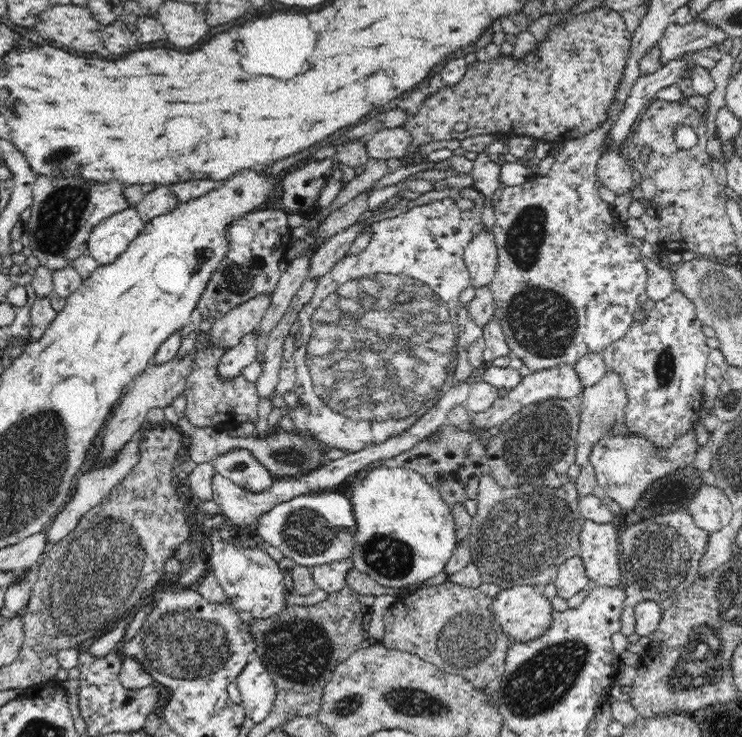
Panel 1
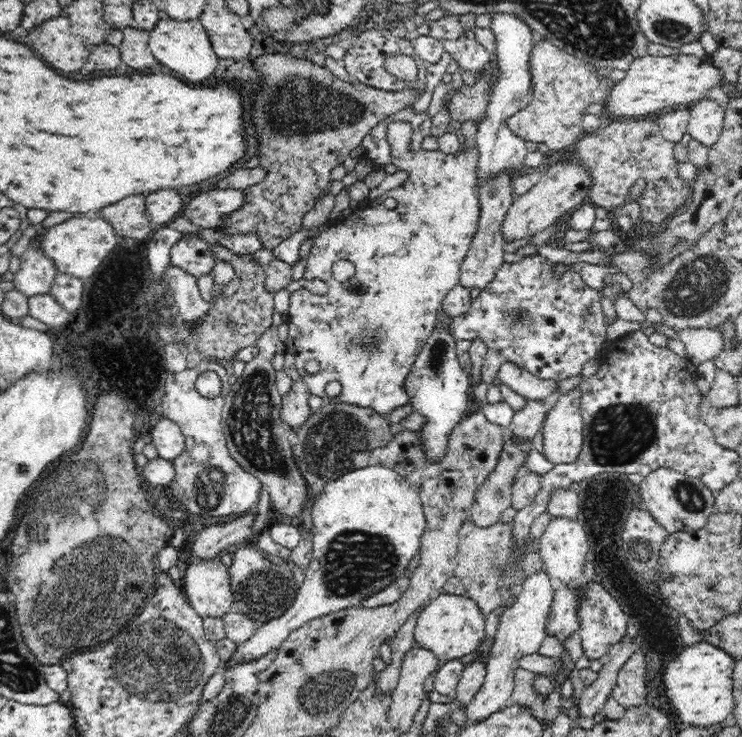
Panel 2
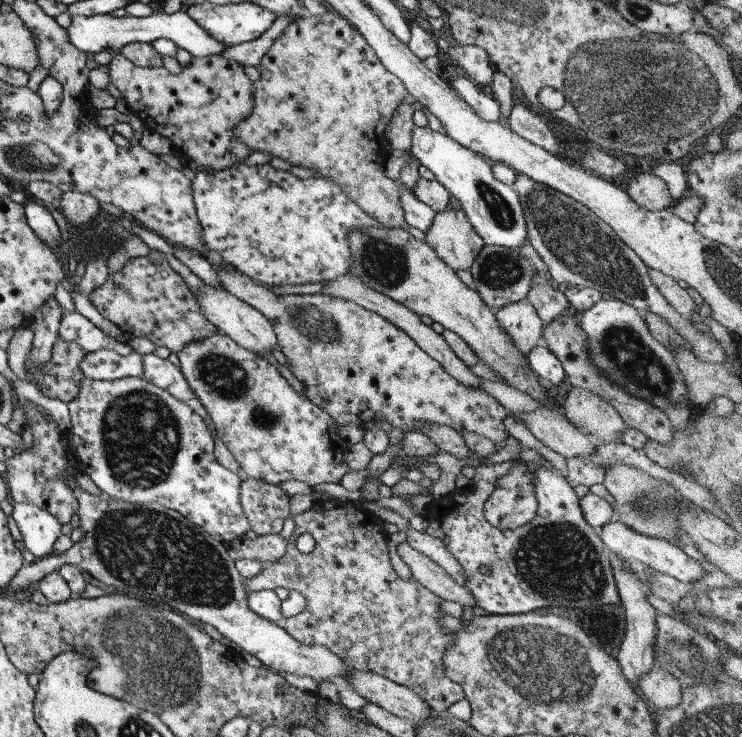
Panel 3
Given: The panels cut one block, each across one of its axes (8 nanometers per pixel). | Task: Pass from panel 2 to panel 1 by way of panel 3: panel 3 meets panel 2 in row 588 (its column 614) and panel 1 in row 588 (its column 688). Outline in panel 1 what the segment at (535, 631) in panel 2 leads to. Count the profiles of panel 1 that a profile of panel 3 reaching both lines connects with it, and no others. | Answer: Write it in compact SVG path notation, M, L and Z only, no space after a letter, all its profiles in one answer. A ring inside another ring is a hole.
M573 556L573 558L565 559L560 564L560 570L557 571L557 578L554 582L558 589L558 596L567 601L581 590L585 590L590 579L586 575L582 558Z

